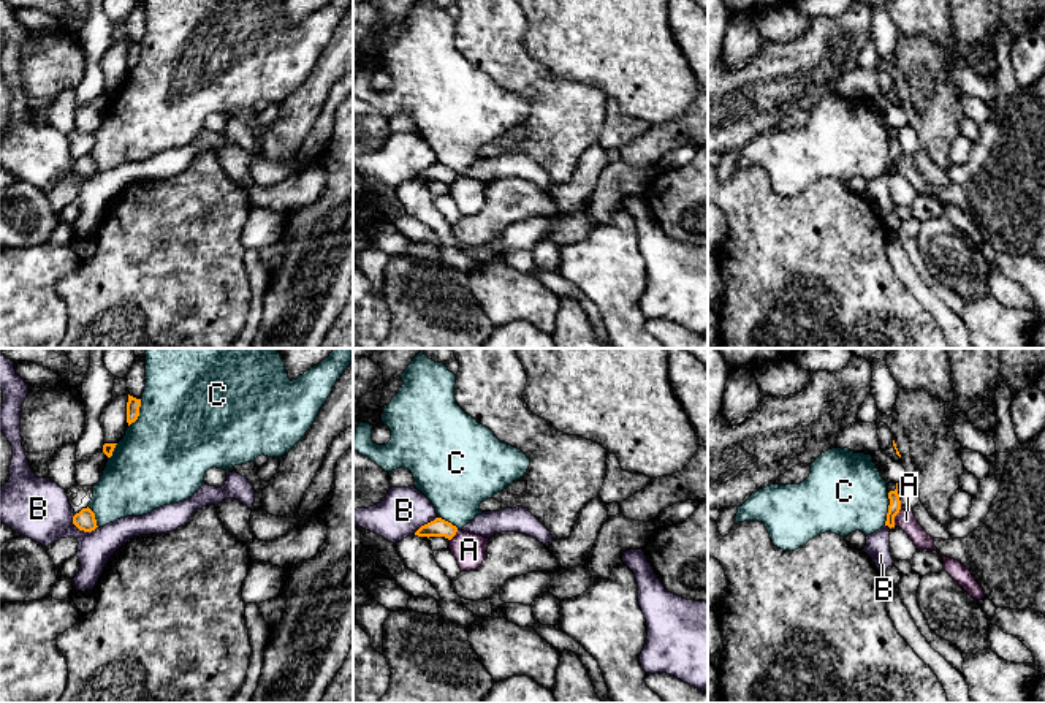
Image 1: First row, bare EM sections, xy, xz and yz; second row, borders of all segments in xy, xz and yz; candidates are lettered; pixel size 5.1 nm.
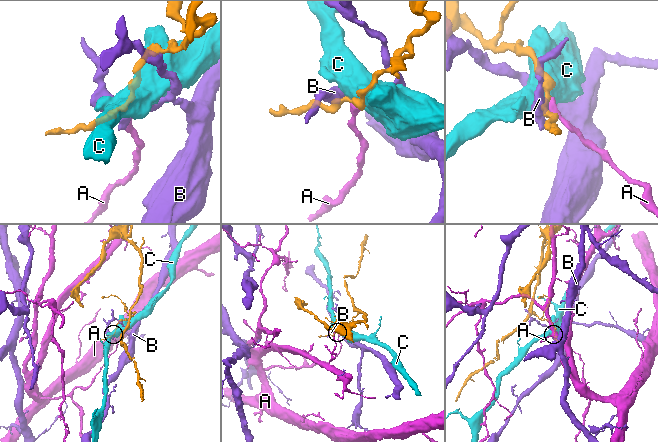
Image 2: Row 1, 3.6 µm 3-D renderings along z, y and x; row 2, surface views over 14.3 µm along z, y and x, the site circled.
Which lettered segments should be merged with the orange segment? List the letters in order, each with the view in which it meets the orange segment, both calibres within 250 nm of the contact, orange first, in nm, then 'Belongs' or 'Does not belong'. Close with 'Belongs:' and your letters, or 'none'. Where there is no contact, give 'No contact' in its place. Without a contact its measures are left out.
A: Touches orange in yz. Thickness 60 nm (orange) against 100 nm. Does not belong
B: Touches orange in xy. Thickness 100 nm (orange) against 300 nm. Does not belong
C: Touches orange in yz. Thickness 60 nm (orange) against 400 nm. Does not belong
Belongs: none

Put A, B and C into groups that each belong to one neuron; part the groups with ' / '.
A / B / C

